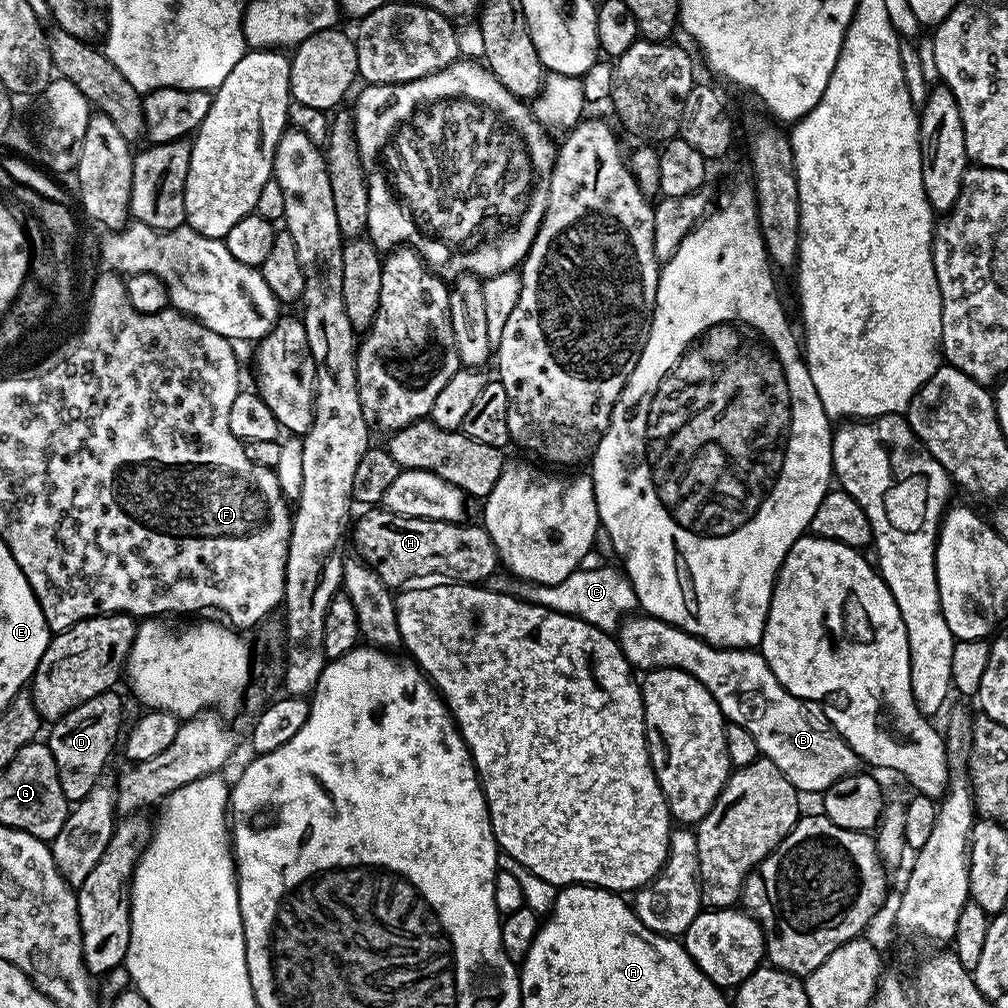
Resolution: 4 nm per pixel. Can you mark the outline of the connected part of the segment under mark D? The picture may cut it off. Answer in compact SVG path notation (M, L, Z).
M113 690L103 692L94 698L90 698L90 702L82 702L82 706L74 706L74 710L70 710L70 714L66 714L60 720L55 721L51 725L52 728L46 737L46 743L50 754L54 754L54 766L58 766L58 782L62 782L62 794L66 794L66 798L70 802L79 802L86 798L86 794L90 794L90 790L94 790L94 786L101 783L104 767L108 764L108 759L112 756L112 751L117 751L120 736L120 723L124 720L124 700L119 696L119 691Z

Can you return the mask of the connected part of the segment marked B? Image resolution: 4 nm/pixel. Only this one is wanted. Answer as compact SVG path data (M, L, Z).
M647 614L621 619L619 632L620 649L633 669L677 668L698 678L710 690L714 702L718 702L725 721L750 730L754 742L758 742L761 757L774 762L797 792L822 794L834 782L857 771L854 750L836 733L823 708L786 691L759 651L715 648L702 638Z

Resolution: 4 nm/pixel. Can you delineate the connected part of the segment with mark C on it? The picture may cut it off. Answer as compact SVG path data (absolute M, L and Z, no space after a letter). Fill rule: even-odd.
M581 566L572 572L562 582L542 584L535 589L535 603L549 608L551 612L561 612L567 616L578 618L590 626L600 628L611 633L617 627L621 618L637 611L638 605L634 586L619 567L616 568L588 568Z

